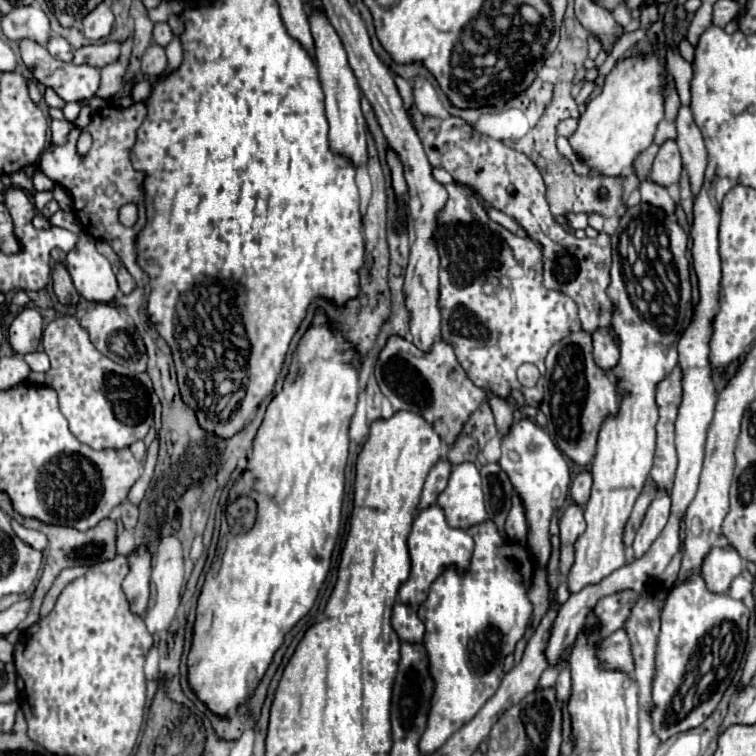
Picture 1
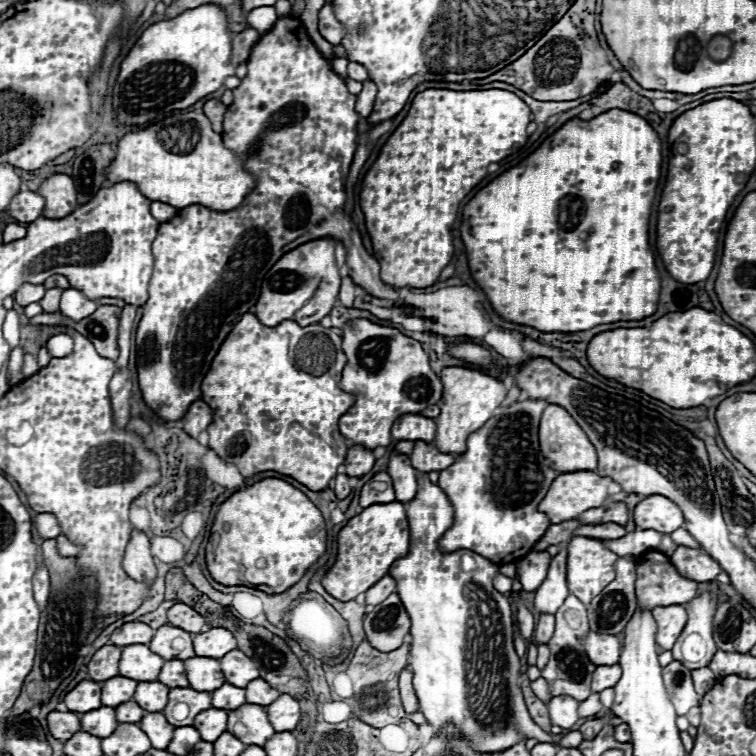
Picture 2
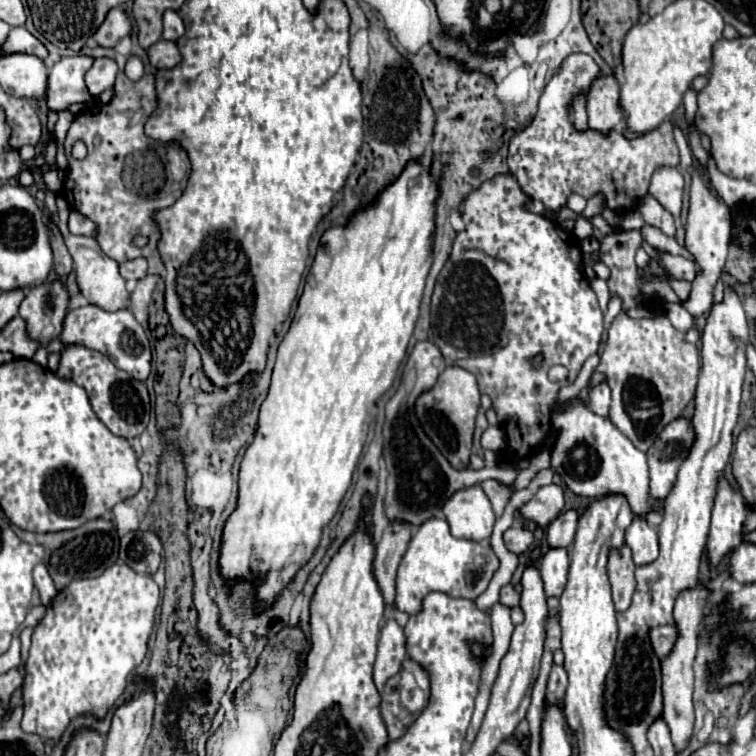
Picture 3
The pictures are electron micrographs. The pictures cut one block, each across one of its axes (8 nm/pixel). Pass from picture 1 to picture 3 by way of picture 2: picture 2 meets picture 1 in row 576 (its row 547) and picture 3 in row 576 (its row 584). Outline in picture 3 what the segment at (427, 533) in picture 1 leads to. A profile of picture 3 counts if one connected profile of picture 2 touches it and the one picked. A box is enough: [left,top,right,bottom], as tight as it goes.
[396,518,498,614]

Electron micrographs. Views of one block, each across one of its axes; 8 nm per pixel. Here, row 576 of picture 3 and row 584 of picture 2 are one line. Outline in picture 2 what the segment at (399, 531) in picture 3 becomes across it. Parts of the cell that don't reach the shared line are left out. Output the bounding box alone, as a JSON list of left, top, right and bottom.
[366,576,396,606]

